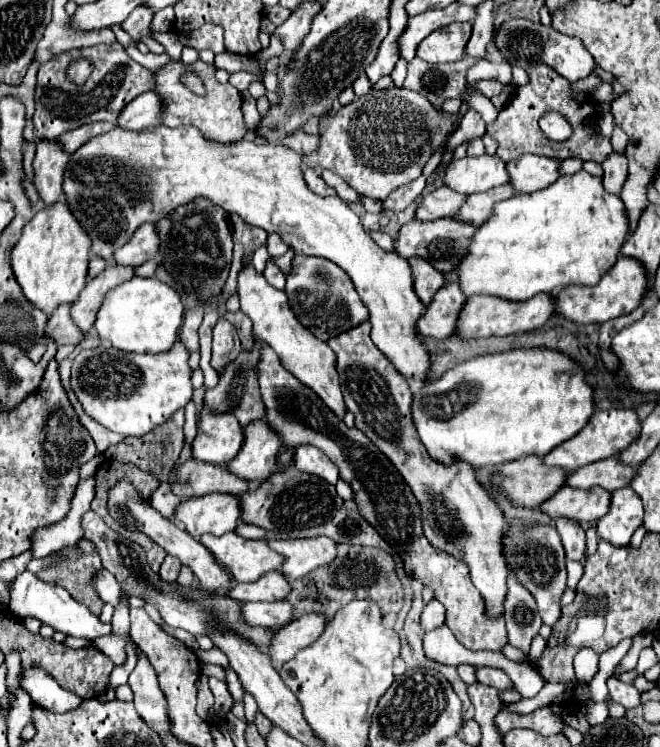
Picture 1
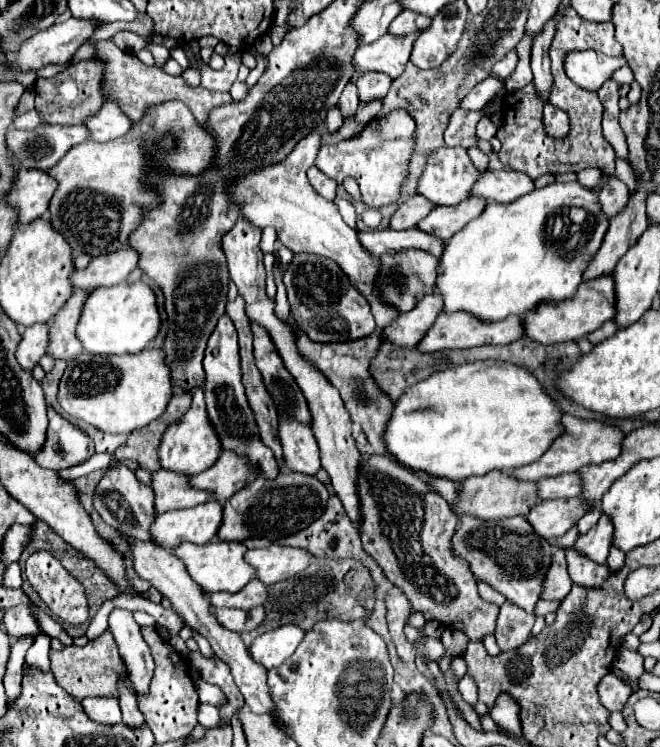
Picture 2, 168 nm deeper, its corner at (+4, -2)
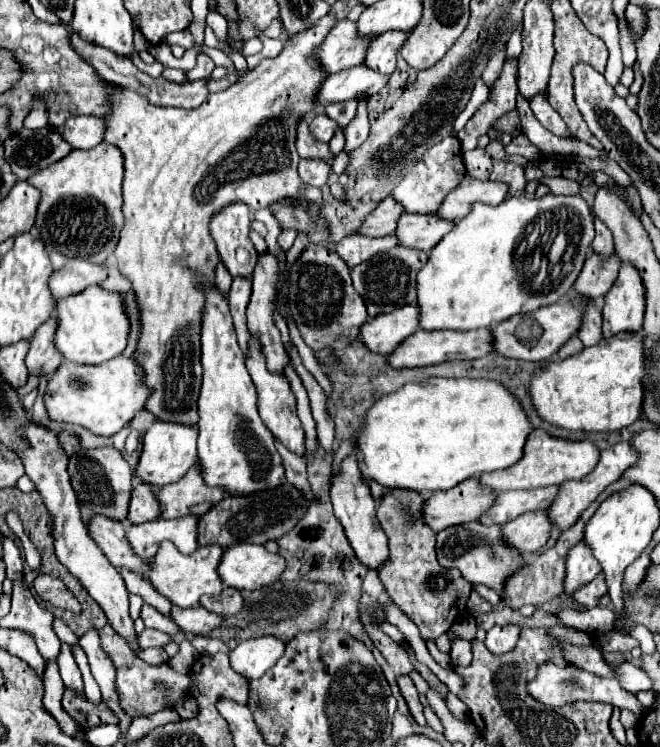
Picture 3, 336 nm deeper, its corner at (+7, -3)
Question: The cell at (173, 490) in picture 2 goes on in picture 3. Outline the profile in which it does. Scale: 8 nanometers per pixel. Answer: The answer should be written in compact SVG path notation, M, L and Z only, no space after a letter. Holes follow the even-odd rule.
M133 480L133 492L129 500L129 522L143 524L157 518L159 518L159 502L155 500L153 486L141 480Z

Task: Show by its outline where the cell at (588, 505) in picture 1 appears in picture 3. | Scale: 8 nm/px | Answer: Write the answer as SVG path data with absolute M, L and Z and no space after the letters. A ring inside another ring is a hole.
M525 512L501 528L501 542L523 554L537 552L549 540L551 528L547 512Z

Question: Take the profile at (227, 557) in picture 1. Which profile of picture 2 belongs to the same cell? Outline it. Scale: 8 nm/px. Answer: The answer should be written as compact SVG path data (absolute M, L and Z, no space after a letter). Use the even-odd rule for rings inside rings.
M214 539L212 543L206 543L206 545L182 543L182 545L178 545L178 547L174 549L174 555L176 555L178 559L182 559L182 563L186 565L188 573L192 575L192 579L194 579L206 593L214 593L214 591L236 593L236 591L240 591L240 589L256 575L256 571L252 571L252 567L248 567L248 563L244 563L244 551L248 551L244 543Z

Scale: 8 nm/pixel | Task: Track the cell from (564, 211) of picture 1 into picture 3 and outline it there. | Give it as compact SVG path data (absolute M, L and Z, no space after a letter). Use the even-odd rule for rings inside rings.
M547 194L543 198L525 198L525 196L513 196L503 200L497 206L485 206L485 204L473 204L471 212L455 222L453 230L441 238L439 244L435 244L429 252L427 264L417 274L417 306L419 306L419 326L423 330L477 330L477 328L489 328L491 324L499 324L501 320L507 320L515 314L533 312L541 306L549 306L559 302L563 296L567 296L573 288L575 278L579 276L583 262L591 250L591 242L595 238L593 230L593 216L581 196L557 196ZM535 228L539 236L557 236L557 232L567 234L567 250L561 256L559 264L547 262L547 270L551 270L551 290L545 294L529 294L521 282L519 272L513 268L515 264L515 246L523 238L523 234Z

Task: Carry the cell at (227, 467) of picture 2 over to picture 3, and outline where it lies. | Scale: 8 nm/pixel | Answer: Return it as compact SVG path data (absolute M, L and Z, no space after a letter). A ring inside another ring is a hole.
M193 466L181 480L159 488L155 494L161 508L159 516L167 520L187 514L201 516L217 504L217 500L223 500L223 496L225 492L221 488L211 488L203 482L197 466Z

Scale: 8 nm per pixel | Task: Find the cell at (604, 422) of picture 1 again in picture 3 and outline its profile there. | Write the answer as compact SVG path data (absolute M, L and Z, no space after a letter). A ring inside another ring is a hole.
M533 430L525 442L523 458L517 464L499 472L481 474L479 482L491 488L493 492L529 490L529 488L543 488L543 486L553 486L553 484L561 486L567 480L583 480L593 470L597 460L599 460L599 450L589 440L571 442L571 440L553 438L545 430Z

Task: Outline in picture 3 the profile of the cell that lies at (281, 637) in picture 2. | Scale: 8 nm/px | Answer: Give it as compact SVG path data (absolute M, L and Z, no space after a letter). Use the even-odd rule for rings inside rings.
M273 636L251 638L239 642L237 648L229 652L229 662L237 674L241 674L247 680L253 680L253 678L261 678L279 660L283 650L285 650L285 642Z

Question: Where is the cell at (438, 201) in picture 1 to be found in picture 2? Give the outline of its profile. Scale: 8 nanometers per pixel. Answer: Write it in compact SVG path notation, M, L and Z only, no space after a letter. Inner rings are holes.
M414 195L406 203L402 203L400 209L394 213L390 227L392 229L416 227L416 223L420 223L420 219L424 219L424 215L428 215L428 211L432 211L432 207L436 207L436 205L428 203L428 199L424 199L422 195Z

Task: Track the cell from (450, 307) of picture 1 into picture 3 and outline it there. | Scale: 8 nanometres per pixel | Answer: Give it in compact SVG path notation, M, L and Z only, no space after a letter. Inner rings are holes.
M403 306L375 316L361 326L359 340L377 354L391 354L399 342L417 330L417 306Z

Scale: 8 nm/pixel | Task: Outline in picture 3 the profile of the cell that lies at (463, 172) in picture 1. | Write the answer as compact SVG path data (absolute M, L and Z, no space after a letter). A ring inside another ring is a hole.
M449 136L423 154L423 158L395 186L391 198L397 200L407 214L433 214L441 206L443 198L453 188L457 188L457 184L461 184L463 176L465 176L465 164L461 158L461 144L455 136Z

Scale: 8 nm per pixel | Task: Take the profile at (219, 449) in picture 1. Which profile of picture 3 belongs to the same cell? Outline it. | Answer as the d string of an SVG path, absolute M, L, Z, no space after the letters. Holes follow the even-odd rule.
M155 420L153 426L145 432L143 436L143 450L139 456L139 464L133 470L139 480L151 486L165 486L181 476L197 462L197 430L193 426L183 426L183 424L171 424L171 422L161 422Z

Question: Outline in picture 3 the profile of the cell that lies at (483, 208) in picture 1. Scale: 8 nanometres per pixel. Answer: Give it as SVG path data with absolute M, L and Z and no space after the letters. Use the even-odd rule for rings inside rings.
M403 214L397 220L395 236L405 248L429 252L451 228L453 222L441 220L435 214Z

